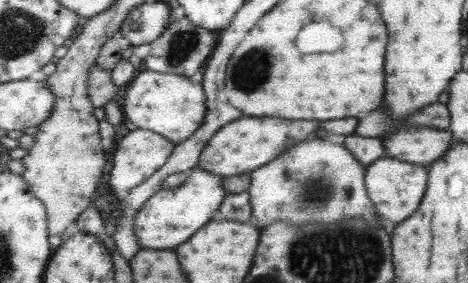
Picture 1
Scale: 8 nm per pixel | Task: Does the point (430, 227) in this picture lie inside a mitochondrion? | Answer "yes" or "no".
no

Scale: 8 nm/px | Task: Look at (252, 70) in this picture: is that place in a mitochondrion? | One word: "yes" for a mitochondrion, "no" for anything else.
yes

